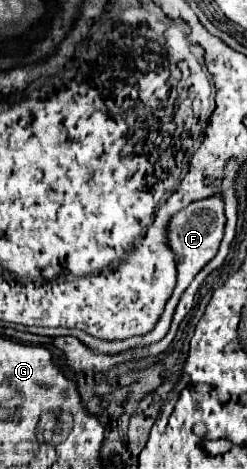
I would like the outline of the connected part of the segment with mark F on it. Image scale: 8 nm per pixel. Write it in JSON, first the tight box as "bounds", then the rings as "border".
{"bounds":[47,195,225,355],"border":[[[211,195],[209,199],[193,201],[191,205],[187,205],[185,209],[181,209],[177,215],[173,215],[173,219],[169,221],[169,245],[173,247],[175,257],[177,257],[179,277],[177,277],[177,287],[175,287],[171,299],[167,301],[165,311],[163,311],[161,319],[157,321],[155,331],[151,335],[147,333],[145,337],[132,337],[127,339],[127,341],[101,341],[101,339],[95,339],[95,337],[87,335],[85,331],[79,331],[79,329],[47,329],[47,337],[71,335],[71,337],[77,337],[85,347],[89,347],[89,349],[93,349],[93,351],[97,351],[101,355],[115,355],[115,353],[121,353],[121,351],[139,346],[153,345],[153,343],[161,341],[163,335],[169,331],[169,325],[171,325],[171,319],[173,319],[175,307],[177,307],[183,291],[189,287],[189,283],[193,281],[193,277],[217,255],[219,243],[223,239],[223,231],[225,231],[225,203],[223,203],[223,197],[221,195]]]}

